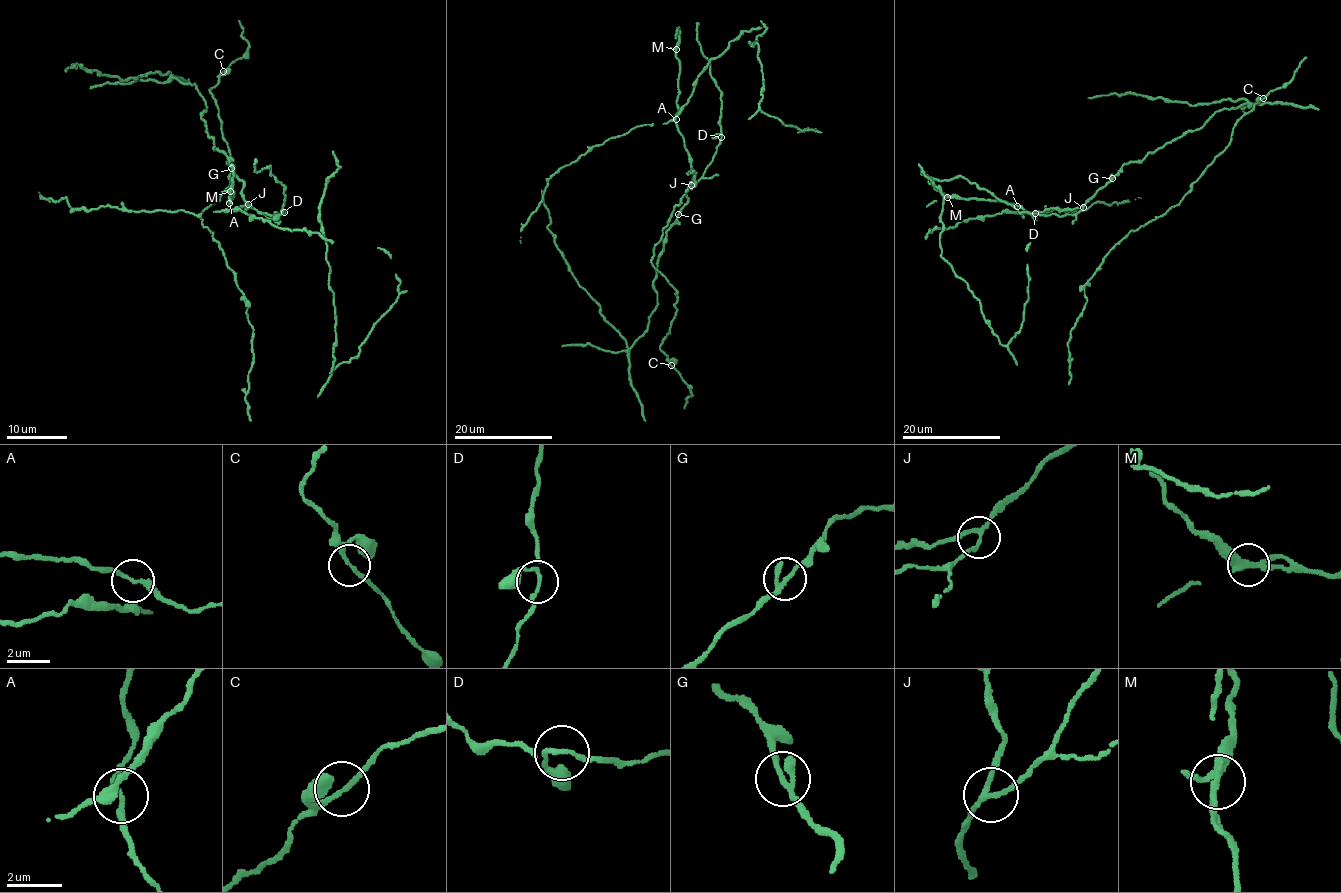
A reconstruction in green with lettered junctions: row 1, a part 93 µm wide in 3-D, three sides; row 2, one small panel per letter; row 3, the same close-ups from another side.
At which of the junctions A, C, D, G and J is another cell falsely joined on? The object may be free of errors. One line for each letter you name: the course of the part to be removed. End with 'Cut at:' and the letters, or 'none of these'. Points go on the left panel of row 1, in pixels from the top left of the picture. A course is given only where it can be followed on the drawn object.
Cut at: none of these

